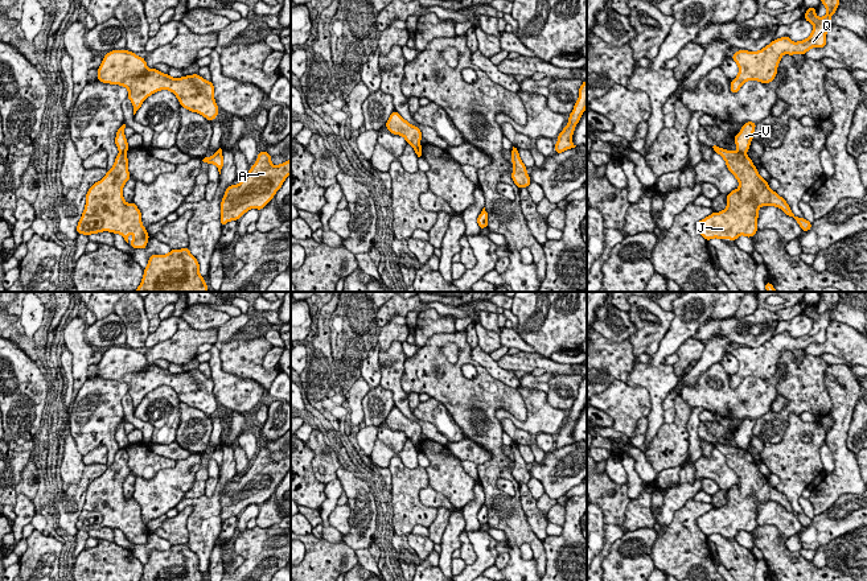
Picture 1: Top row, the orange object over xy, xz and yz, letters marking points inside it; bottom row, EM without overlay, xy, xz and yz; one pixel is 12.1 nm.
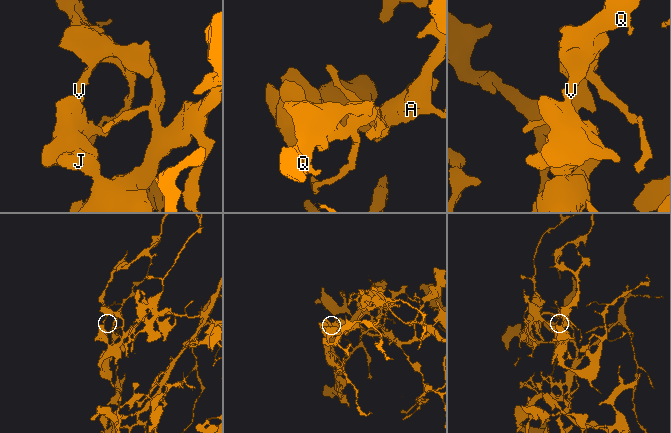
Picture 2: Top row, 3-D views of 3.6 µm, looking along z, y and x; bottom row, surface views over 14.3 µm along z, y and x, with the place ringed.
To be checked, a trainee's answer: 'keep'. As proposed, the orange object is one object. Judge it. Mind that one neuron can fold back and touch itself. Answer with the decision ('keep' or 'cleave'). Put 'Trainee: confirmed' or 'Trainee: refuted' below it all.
cleave
Trainee: refuted

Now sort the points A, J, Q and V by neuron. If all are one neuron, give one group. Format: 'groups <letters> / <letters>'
groups A J / Q V

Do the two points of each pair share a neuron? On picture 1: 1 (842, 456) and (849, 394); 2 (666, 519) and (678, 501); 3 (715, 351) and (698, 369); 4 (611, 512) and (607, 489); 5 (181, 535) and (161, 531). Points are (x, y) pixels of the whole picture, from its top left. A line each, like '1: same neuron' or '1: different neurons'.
1: same neuron
2: same neuron
3: same neuron
4: same neuron
5: same neuron

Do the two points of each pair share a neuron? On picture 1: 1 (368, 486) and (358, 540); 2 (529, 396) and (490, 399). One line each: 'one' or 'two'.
1: one
2: two

